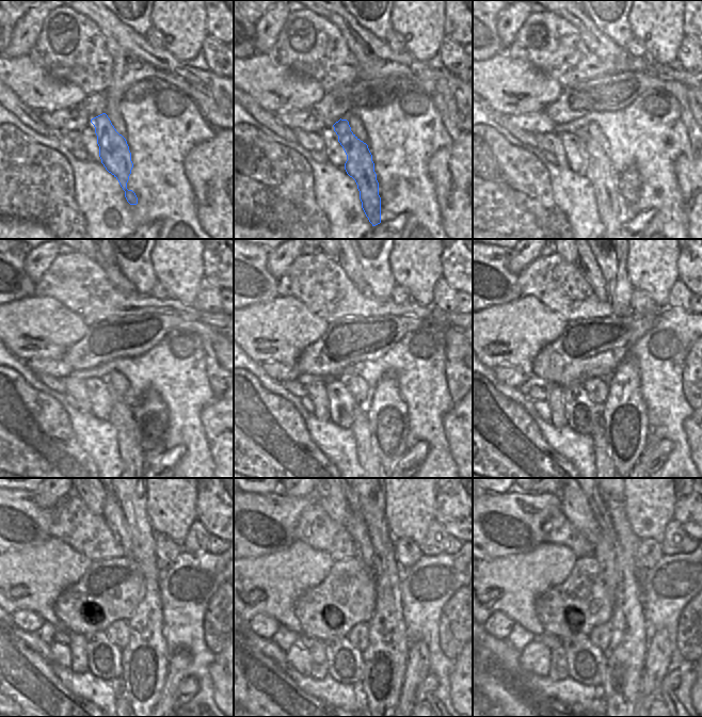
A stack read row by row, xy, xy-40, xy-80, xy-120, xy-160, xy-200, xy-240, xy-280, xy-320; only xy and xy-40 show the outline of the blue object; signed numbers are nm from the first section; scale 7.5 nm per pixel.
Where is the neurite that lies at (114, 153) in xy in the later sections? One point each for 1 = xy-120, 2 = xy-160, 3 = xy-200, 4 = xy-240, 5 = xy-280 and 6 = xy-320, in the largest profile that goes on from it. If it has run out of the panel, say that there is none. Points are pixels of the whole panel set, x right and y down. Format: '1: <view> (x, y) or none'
1: xy-120 (122, 415)
2: xy-160 (360, 428)
3: xy-200 (601, 456)
4: xy-240 (121, 694)
5: xy-280 (360, 694)
6: xy-320 (599, 688)

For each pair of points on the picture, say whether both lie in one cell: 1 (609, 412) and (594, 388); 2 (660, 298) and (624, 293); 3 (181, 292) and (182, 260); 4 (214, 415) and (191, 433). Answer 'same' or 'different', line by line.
1: different
2: different
3: same
4: different

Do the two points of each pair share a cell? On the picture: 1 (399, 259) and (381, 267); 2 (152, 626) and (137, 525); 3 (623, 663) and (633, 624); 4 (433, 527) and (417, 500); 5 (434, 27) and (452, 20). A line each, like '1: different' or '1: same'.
1: different
2: same
3: same
4: different
5: different

